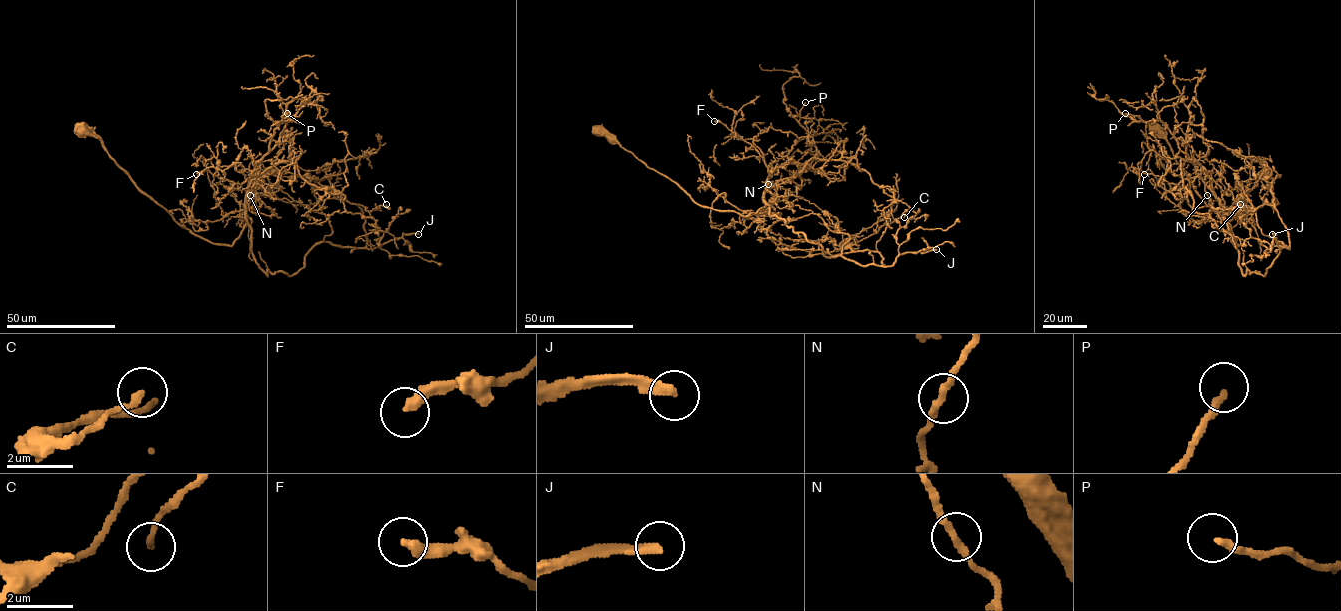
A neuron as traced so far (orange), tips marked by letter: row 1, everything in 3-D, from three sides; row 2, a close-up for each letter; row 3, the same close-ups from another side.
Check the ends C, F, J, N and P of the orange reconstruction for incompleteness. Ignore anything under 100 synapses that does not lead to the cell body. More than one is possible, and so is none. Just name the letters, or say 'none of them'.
J

